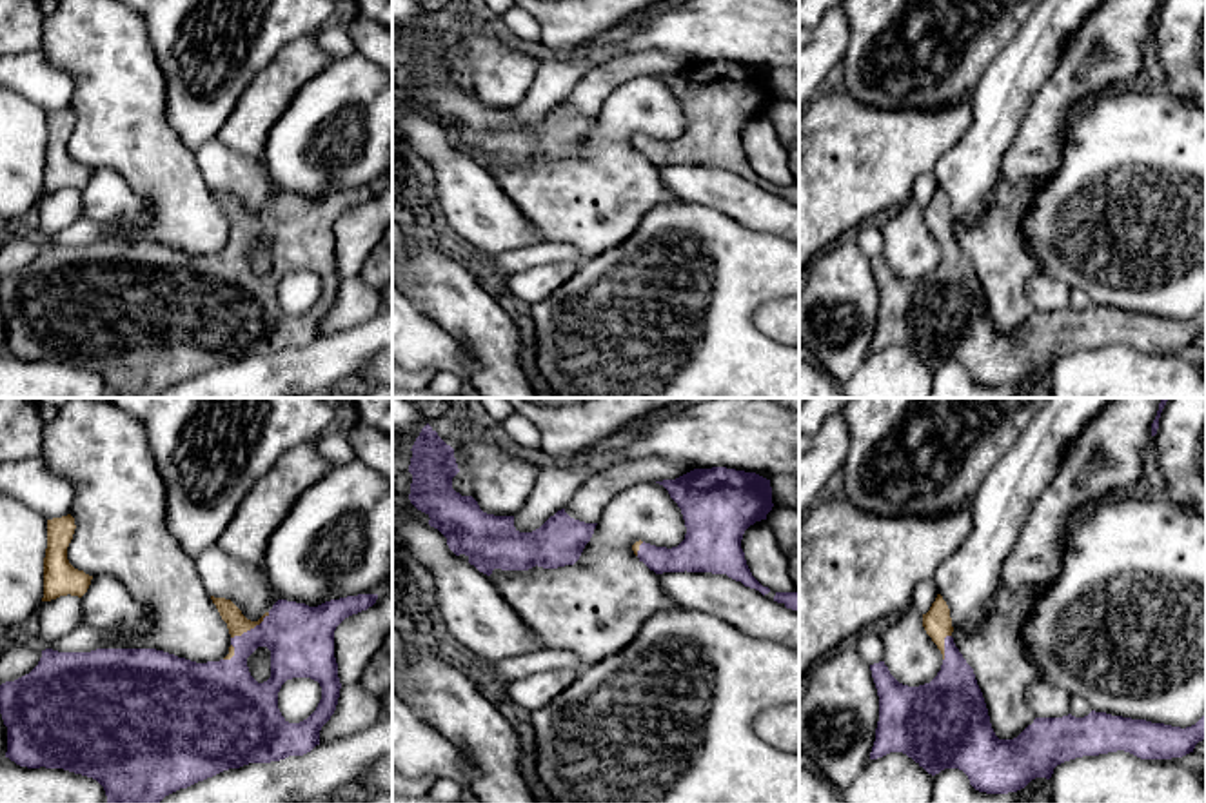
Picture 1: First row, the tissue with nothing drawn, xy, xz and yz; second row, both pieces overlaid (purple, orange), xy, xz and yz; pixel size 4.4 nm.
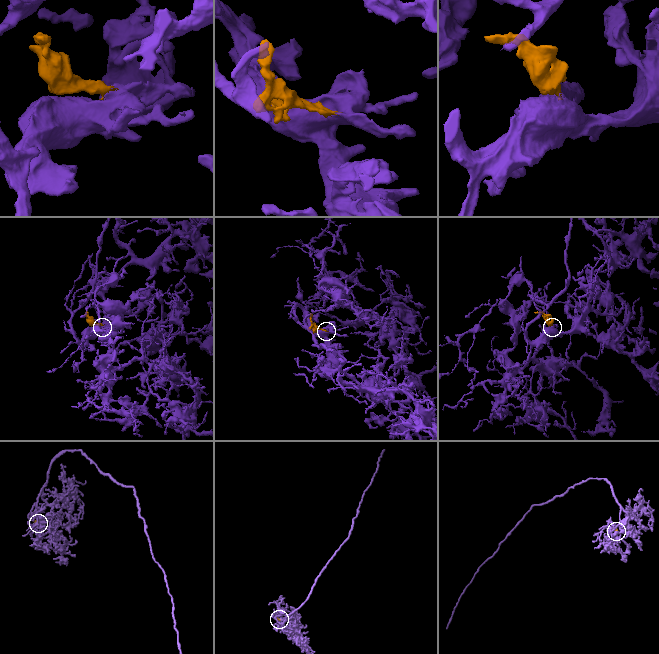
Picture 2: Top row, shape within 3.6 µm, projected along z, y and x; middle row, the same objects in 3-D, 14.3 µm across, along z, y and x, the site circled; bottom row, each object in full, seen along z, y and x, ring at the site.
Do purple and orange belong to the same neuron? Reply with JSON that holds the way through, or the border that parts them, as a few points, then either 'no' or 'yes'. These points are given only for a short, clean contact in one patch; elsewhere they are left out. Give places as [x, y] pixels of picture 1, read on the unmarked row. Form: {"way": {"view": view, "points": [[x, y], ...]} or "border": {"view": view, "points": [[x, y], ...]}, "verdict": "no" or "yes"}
{"way": {"view": "xy", "points": [[300, 231], [291, 224], [251, 222], [242, 222], [237, 217]]}, "verdict": "yes"}

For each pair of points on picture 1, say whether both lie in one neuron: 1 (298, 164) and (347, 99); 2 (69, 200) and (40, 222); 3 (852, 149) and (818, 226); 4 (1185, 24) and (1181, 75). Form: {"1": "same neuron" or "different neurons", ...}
{"1": "same neuron", "2": "same neuron", "3": "same neuron", "4": "same neuron"}

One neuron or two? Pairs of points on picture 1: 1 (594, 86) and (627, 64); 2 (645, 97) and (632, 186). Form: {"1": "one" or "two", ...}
{"1": "one", "2": "one"}

